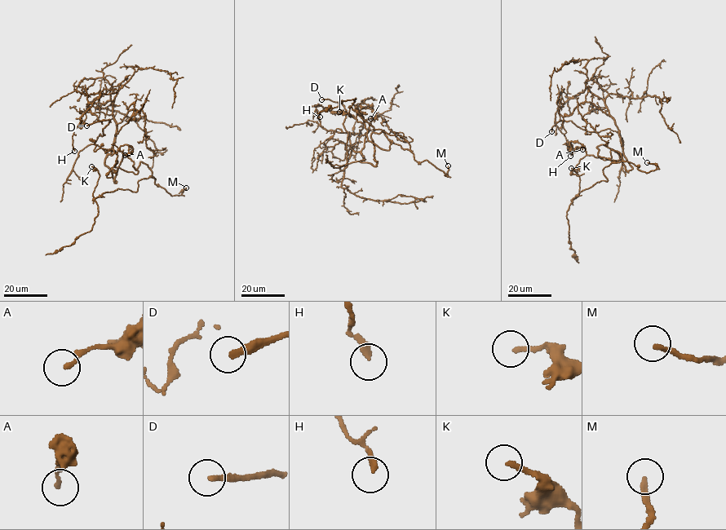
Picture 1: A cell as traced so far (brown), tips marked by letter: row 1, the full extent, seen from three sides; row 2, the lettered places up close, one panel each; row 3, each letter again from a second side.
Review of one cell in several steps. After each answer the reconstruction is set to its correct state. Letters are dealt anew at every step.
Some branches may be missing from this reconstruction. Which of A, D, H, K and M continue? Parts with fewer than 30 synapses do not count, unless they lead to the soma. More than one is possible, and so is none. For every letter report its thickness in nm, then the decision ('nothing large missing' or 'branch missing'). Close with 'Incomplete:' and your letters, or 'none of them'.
A: 150 nm | nothing large missing
D: 240 nm | branch missing
H: 260 nm | nothing large missing
K: 190 nm | nothing large missing
M: 200 nm | nothing large missing
Incomplete: D

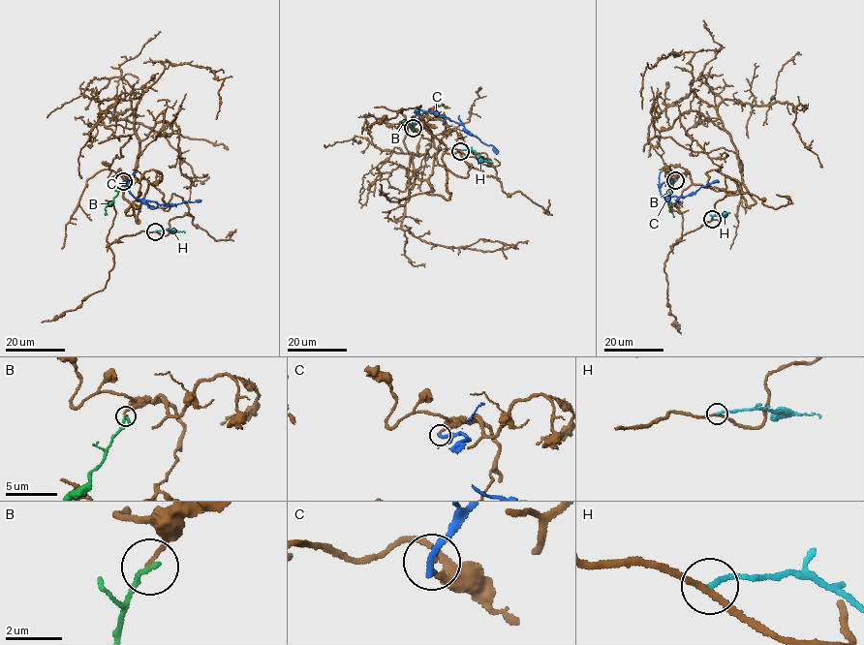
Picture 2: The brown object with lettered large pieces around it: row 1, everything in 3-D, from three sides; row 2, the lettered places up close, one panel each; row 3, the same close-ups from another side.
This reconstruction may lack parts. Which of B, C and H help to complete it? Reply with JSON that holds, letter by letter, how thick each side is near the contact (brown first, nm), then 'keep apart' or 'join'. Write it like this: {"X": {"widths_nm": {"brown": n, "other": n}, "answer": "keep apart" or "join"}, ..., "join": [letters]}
{"B": {"widths_nm": {"brown": 130, "other": 200}, "answer": "keep apart"}, "C": {"widths_nm": {"brown": 150, "other": 260}, "answer": "keep apart"}, "H": {"widths_nm": {"brown": 200, "other": 170}, "answer": "keep apart"}, "join": []}

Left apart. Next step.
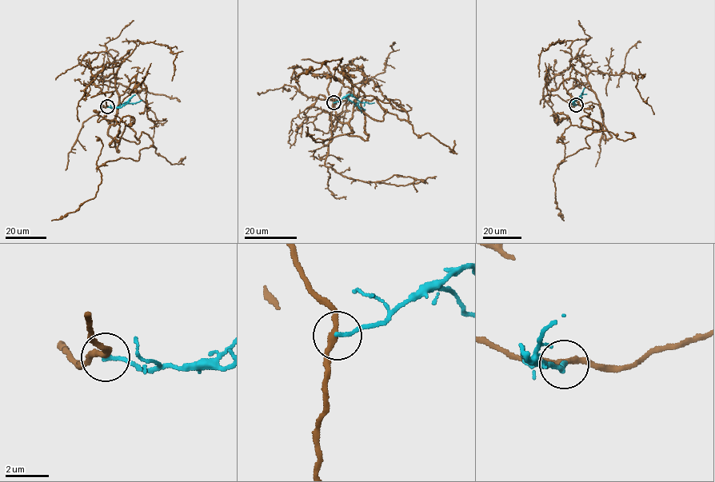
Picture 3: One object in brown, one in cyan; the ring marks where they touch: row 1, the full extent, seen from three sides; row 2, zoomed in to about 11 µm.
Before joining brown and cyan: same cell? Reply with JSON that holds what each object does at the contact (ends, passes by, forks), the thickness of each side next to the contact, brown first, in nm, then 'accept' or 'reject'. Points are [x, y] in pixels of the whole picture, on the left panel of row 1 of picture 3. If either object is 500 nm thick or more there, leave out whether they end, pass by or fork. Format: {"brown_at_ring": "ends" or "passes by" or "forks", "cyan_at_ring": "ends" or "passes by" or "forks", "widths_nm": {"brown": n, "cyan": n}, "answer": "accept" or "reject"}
{"brown_at_ring": "passes by", "cyan_at_ring": "ends", "widths_nm": {"brown": 240, "cyan": 180}, "answer": "reject"}

